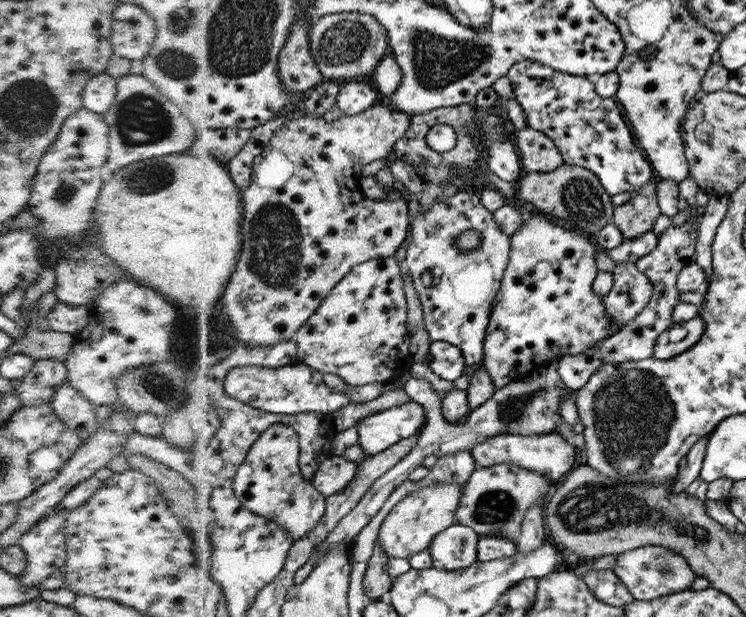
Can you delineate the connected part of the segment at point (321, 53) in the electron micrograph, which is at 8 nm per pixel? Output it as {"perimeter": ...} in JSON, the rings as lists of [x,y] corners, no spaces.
{"perimeter":[[[341,12],[340,14],[329,14],[317,20],[316,24],[309,30],[312,36],[313,55],[321,68],[327,81],[352,81],[372,77],[372,74],[381,66],[390,51],[392,51],[389,29],[374,15],[361,12]]]}

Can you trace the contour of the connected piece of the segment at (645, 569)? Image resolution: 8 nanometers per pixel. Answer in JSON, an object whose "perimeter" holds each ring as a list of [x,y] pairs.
{"perimeter":[[[648,545],[618,554],[613,571],[616,576],[621,577],[635,600],[654,600],[684,592],[693,586],[698,577],[686,557],[668,547],[658,545]]]}

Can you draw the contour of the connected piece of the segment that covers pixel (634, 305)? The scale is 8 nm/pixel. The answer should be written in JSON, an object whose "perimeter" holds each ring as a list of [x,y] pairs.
{"perimeter":[[[616,263],[613,274],[614,284],[604,296],[605,308],[615,326],[623,328],[632,323],[653,296],[653,281],[635,263]]]}

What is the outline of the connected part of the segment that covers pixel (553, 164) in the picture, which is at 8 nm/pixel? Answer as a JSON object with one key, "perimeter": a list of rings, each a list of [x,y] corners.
{"perimeter":[[[528,127],[515,131],[515,142],[526,173],[552,171],[564,163],[557,146],[541,132]]]}

